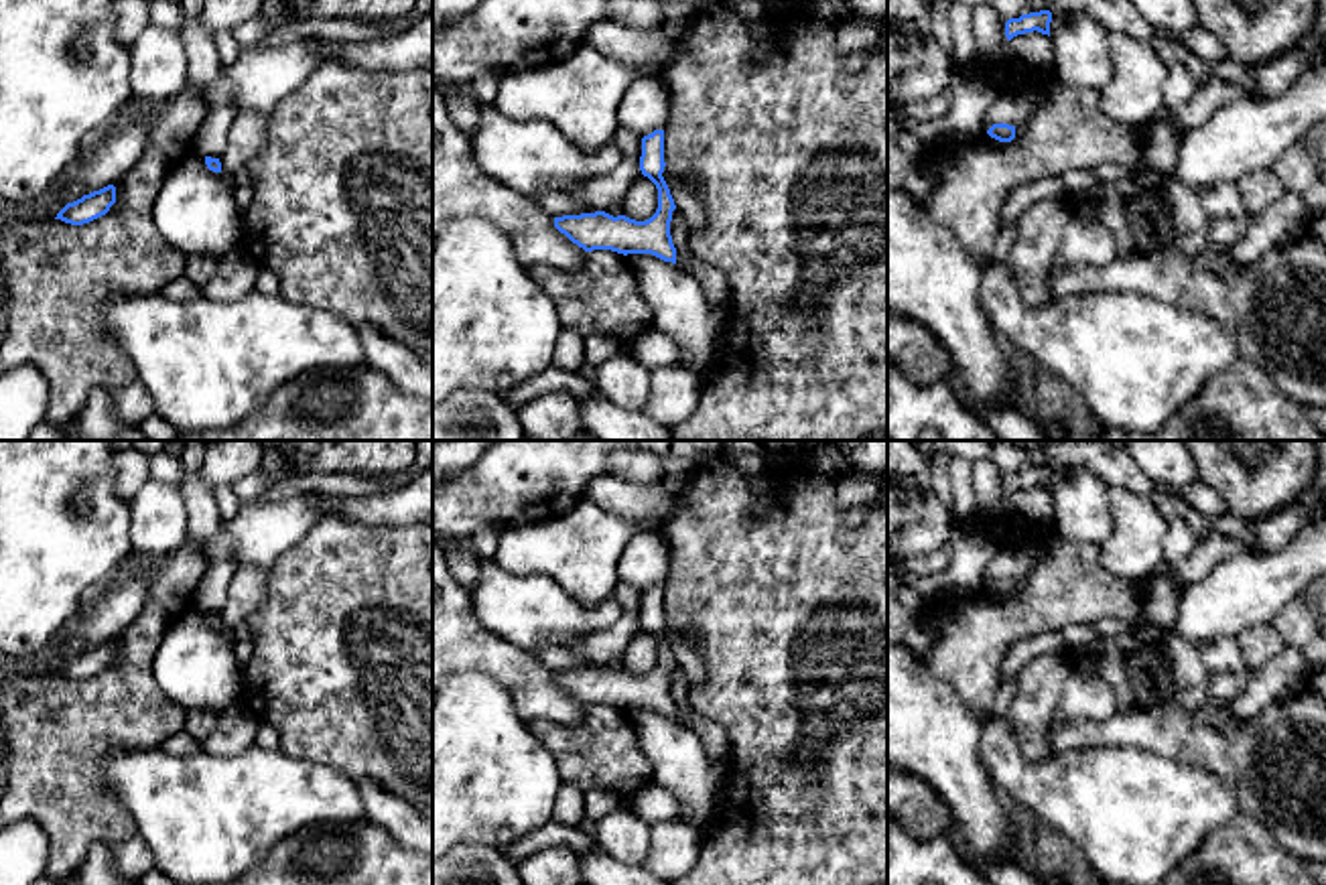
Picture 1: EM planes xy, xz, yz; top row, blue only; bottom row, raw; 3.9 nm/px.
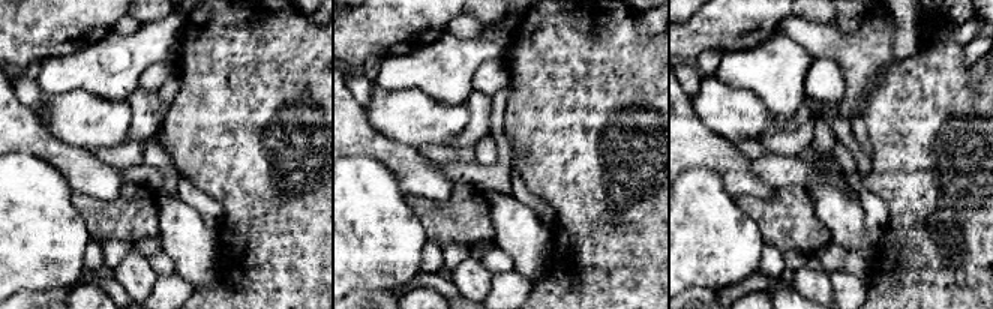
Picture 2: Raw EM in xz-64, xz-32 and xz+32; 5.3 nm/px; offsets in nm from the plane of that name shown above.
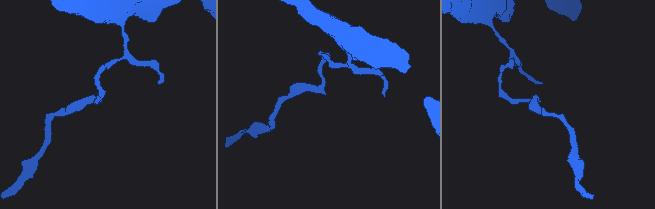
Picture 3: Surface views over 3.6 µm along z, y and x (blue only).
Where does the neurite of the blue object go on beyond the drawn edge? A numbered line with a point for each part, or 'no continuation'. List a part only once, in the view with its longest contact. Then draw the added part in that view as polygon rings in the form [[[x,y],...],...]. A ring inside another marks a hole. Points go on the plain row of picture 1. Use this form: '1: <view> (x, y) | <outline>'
no continuation

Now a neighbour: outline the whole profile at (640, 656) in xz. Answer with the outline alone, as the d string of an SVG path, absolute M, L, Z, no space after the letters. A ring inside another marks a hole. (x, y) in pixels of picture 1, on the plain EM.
M640 629L625 648L621 656L621 666L629 674L646 676L656 668L656 664L658 664L658 643L648 631Z

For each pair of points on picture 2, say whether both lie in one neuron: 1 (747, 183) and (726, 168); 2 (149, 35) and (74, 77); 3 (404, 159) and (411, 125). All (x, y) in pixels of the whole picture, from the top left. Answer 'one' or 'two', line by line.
1: one
2: one
3: two

